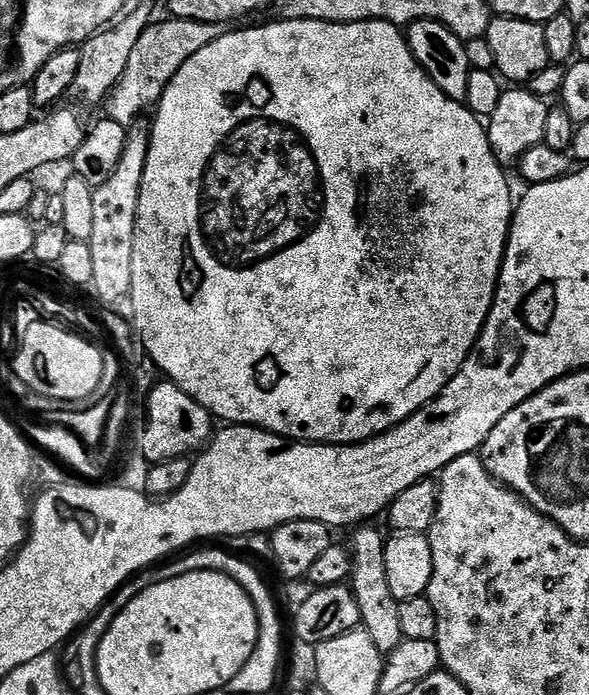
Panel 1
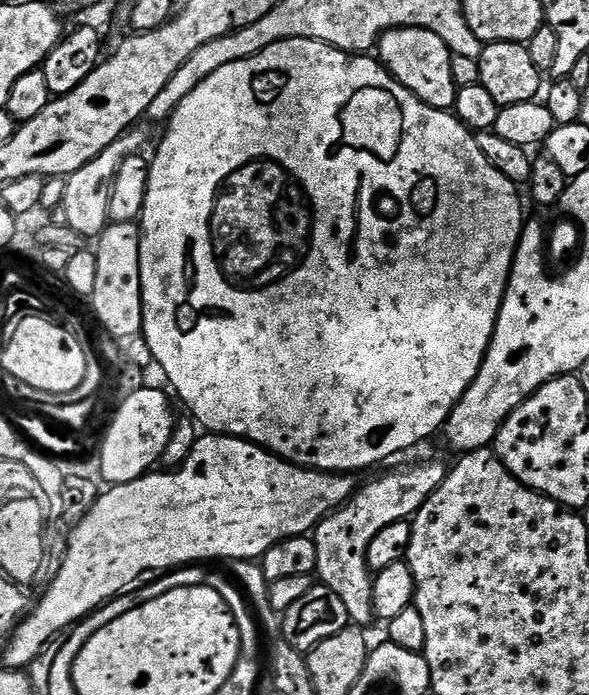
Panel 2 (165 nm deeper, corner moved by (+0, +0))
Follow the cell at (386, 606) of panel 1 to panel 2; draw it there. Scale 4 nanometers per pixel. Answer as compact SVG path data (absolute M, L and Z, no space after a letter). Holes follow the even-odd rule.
M428 460L425 464L412 464L409 468L400 468L397 472L388 472L381 480L370 481L365 488L364 485L357 487L352 497L341 508L331 512L329 516L324 517L316 525L314 539L318 550L318 562L316 563L315 575L318 577L319 583L325 584L327 588L334 590L334 594L338 594L338 598L342 598L342 603L346 605L348 611L349 621L364 626L367 625L367 620L373 619L374 616L376 598L376 592L372 588L374 573L368 567L370 542L374 542L374 537L382 530L386 530L386 526L390 526L399 520L412 520L416 511L428 501L430 494L434 494L434 490L438 490L438 486L442 486L442 482L448 477L449 471L450 468L447 463L444 465L440 460Z

